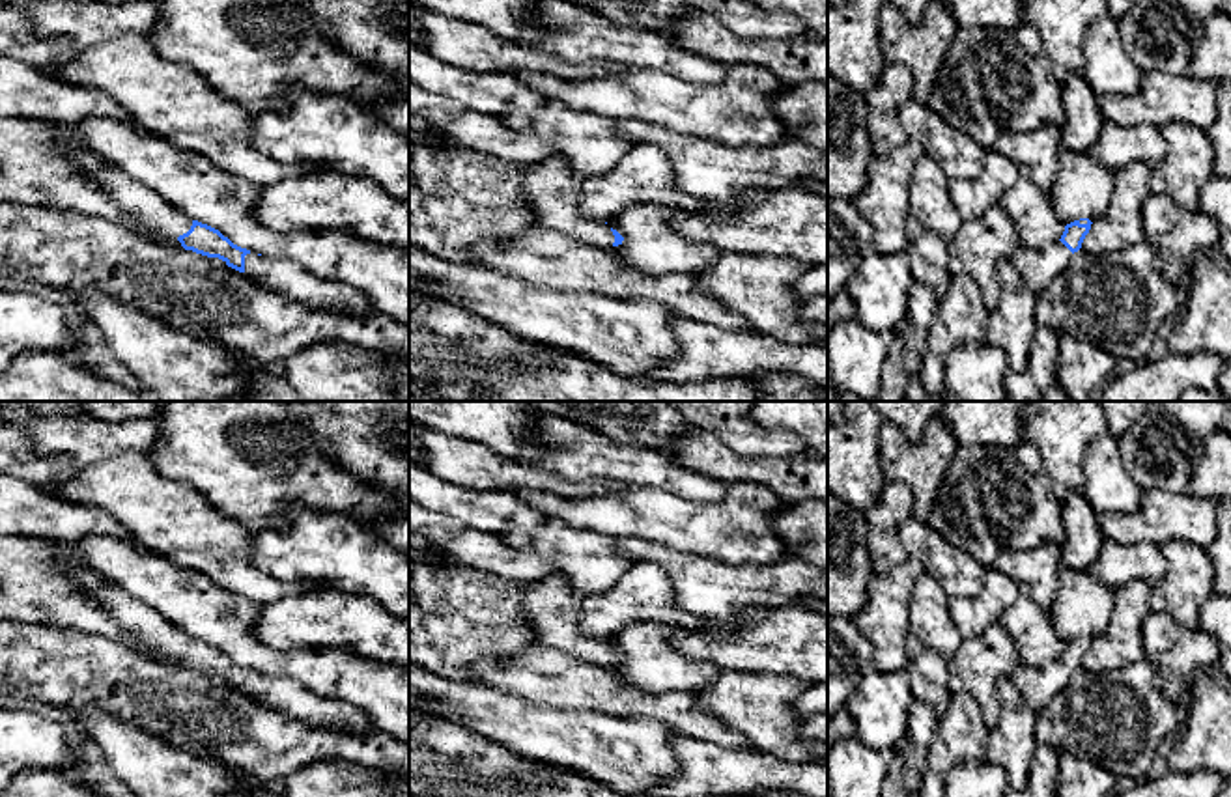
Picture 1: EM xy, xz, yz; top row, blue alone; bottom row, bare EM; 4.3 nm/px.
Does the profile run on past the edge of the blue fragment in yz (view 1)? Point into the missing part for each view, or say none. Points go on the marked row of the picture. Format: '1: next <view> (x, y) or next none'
1: next yz (1037, 267)

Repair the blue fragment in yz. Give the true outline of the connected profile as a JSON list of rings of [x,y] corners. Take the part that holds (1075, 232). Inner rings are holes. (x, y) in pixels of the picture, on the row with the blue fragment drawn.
[[[1089,218],[1074,220],[1065,226],[1059,241],[1052,241],[1042,248],[1027,248],[1018,245],[1011,252],[1009,261],[1033,293],[1040,293],[1068,267],[1072,254],[1082,248],[1091,224],[1093,222]]]

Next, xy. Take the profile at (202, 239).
[[[73,149],[75,164],[90,175],[129,217],[138,220],[144,237],[164,246],[183,246],[245,273],[262,287],[293,302],[338,315],[368,315],[372,301],[355,287],[310,274],[295,261],[258,256],[233,245],[219,230],[189,218],[163,196],[138,183],[97,153]]]

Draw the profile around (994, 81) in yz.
[[[1027,22],[1016,30],[958,26],[927,106],[983,149],[1003,133],[1065,121],[1061,82]]]

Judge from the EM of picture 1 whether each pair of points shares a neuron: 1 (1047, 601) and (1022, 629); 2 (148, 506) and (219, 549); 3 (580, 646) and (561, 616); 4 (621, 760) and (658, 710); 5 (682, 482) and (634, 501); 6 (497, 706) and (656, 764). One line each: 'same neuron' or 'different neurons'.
1: different neurons
2: same neuron
3: same neuron
4: different neurons
5: different neurons
6: same neuron

